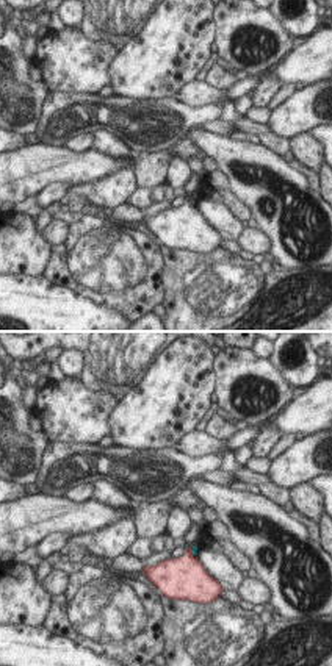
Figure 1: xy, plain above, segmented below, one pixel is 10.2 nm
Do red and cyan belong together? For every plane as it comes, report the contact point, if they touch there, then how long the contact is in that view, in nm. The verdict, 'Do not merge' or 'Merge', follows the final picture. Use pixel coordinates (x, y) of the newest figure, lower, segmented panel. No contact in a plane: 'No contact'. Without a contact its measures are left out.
Touches red at (191, 549). Shared border 150 nm.

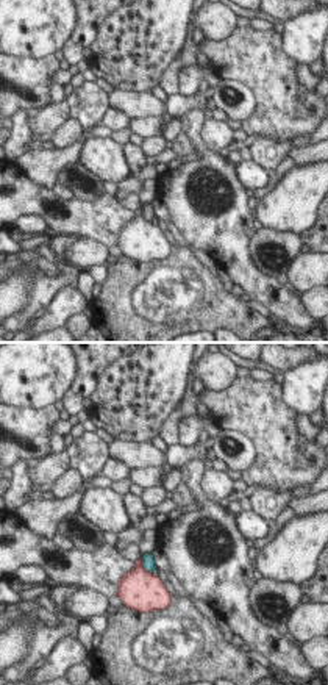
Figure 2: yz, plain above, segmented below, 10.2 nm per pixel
Touches red at (142, 566). Shared border 200 nm.

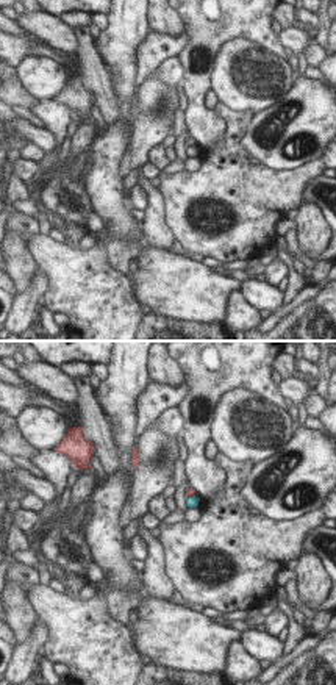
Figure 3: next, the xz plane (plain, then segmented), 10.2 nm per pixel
Touches red at (193, 494). Shared border 120 nm.

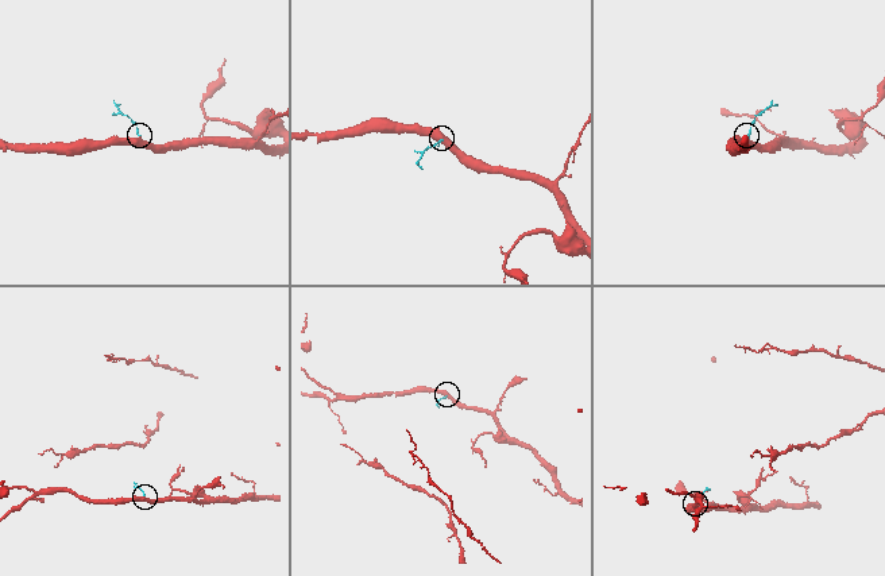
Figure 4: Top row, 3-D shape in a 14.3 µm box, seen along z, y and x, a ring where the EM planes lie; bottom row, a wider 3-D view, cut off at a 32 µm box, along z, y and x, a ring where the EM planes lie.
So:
Do not merge.

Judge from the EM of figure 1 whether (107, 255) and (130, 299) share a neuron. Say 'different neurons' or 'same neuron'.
same neuron

